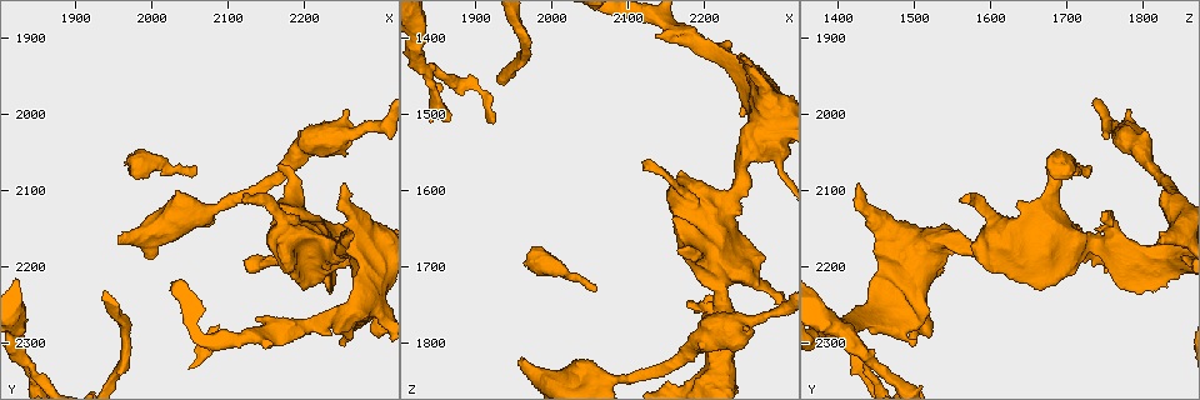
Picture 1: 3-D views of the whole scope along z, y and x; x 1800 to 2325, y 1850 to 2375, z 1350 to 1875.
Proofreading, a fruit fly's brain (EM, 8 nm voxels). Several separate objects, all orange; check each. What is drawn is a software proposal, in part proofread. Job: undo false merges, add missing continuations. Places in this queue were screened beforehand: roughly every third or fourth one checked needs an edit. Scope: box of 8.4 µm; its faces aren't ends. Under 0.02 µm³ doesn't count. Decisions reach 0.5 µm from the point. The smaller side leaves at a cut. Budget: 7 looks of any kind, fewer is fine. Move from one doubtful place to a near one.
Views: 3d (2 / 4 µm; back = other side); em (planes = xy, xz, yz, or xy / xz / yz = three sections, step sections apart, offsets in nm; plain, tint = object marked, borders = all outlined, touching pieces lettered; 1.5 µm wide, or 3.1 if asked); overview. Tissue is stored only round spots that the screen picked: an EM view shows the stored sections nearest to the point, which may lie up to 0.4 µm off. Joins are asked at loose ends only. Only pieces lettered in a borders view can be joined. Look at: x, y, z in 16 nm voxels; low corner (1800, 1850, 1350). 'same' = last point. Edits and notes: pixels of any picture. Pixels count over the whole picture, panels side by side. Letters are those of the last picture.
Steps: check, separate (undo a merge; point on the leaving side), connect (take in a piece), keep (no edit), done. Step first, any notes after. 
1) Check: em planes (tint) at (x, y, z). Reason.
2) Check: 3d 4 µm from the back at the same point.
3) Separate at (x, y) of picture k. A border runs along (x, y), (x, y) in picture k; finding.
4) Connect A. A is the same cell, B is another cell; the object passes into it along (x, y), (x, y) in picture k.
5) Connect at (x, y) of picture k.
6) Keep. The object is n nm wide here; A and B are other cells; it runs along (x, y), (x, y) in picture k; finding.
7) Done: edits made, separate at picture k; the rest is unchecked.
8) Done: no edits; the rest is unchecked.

Check: em planes (borders) at (1955, 2170, 1825). An open end.

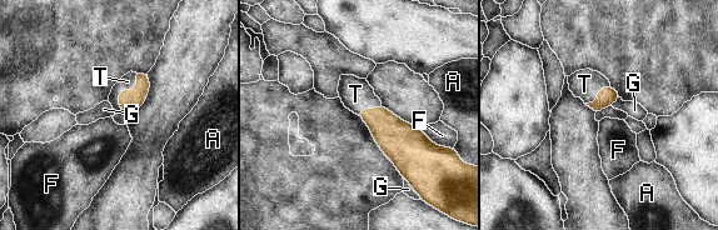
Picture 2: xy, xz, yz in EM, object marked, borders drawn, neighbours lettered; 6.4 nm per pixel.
Connect T. T is the same cell, A, F and G are other cells; the object passes into it along (128, 100), (123, 89), (128, 83) in picture 2; the cell continues.

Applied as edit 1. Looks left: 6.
Check: overview. Redraw.

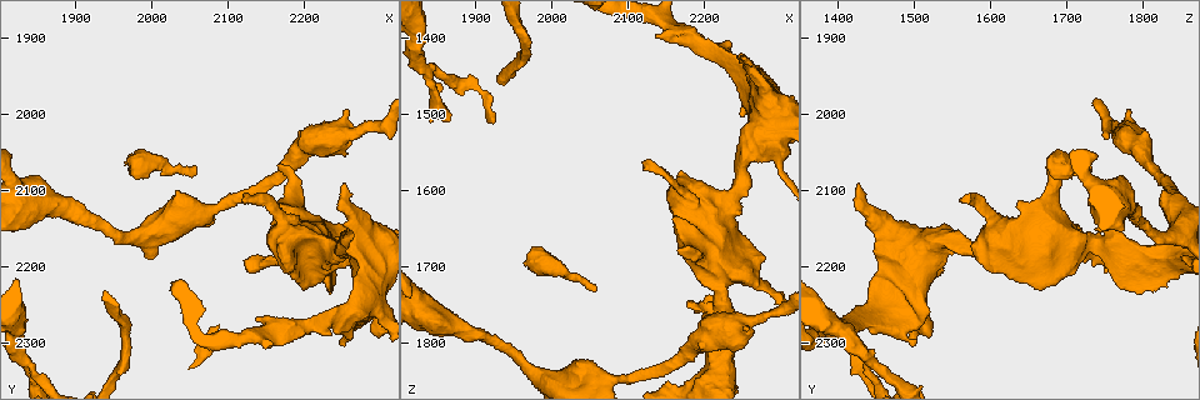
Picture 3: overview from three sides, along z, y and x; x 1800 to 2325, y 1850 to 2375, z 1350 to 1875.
Check: 3d 4 µm at (2055, 2070, 1730). Free end.

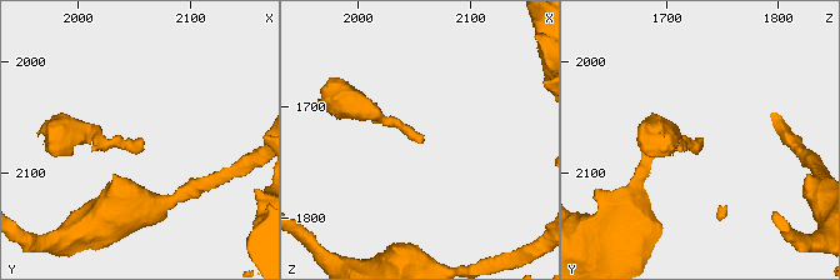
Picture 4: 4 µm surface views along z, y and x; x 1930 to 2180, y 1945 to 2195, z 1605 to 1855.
Check: em xy step 8 (plain) at (2056, 2066, 1726).

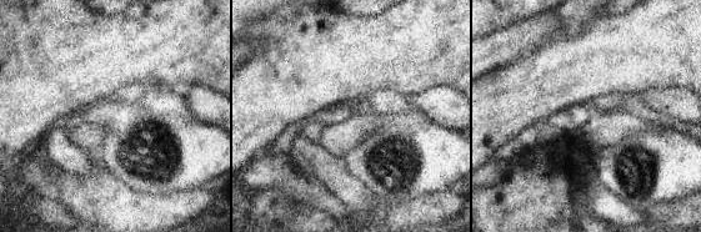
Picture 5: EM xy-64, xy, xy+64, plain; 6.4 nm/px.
Check: em xy step 8 (borders) at the same point. What lies round it.

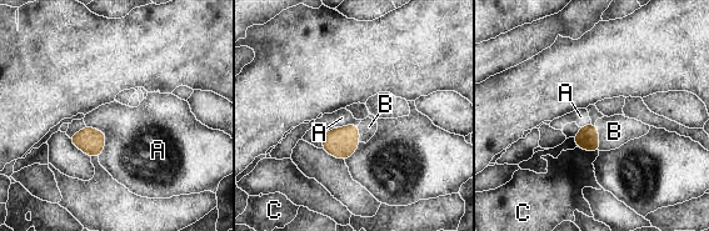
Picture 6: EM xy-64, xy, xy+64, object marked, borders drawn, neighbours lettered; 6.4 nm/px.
Connect B. B is the same cell, A and C are other cells; the object passes into it along (588, 137), (598, 137), (614, 131) in picture 6; the cell continues.

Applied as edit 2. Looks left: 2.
Done: edits made, connect at picture 2, connect at picture 6; the rest is unchecked.

